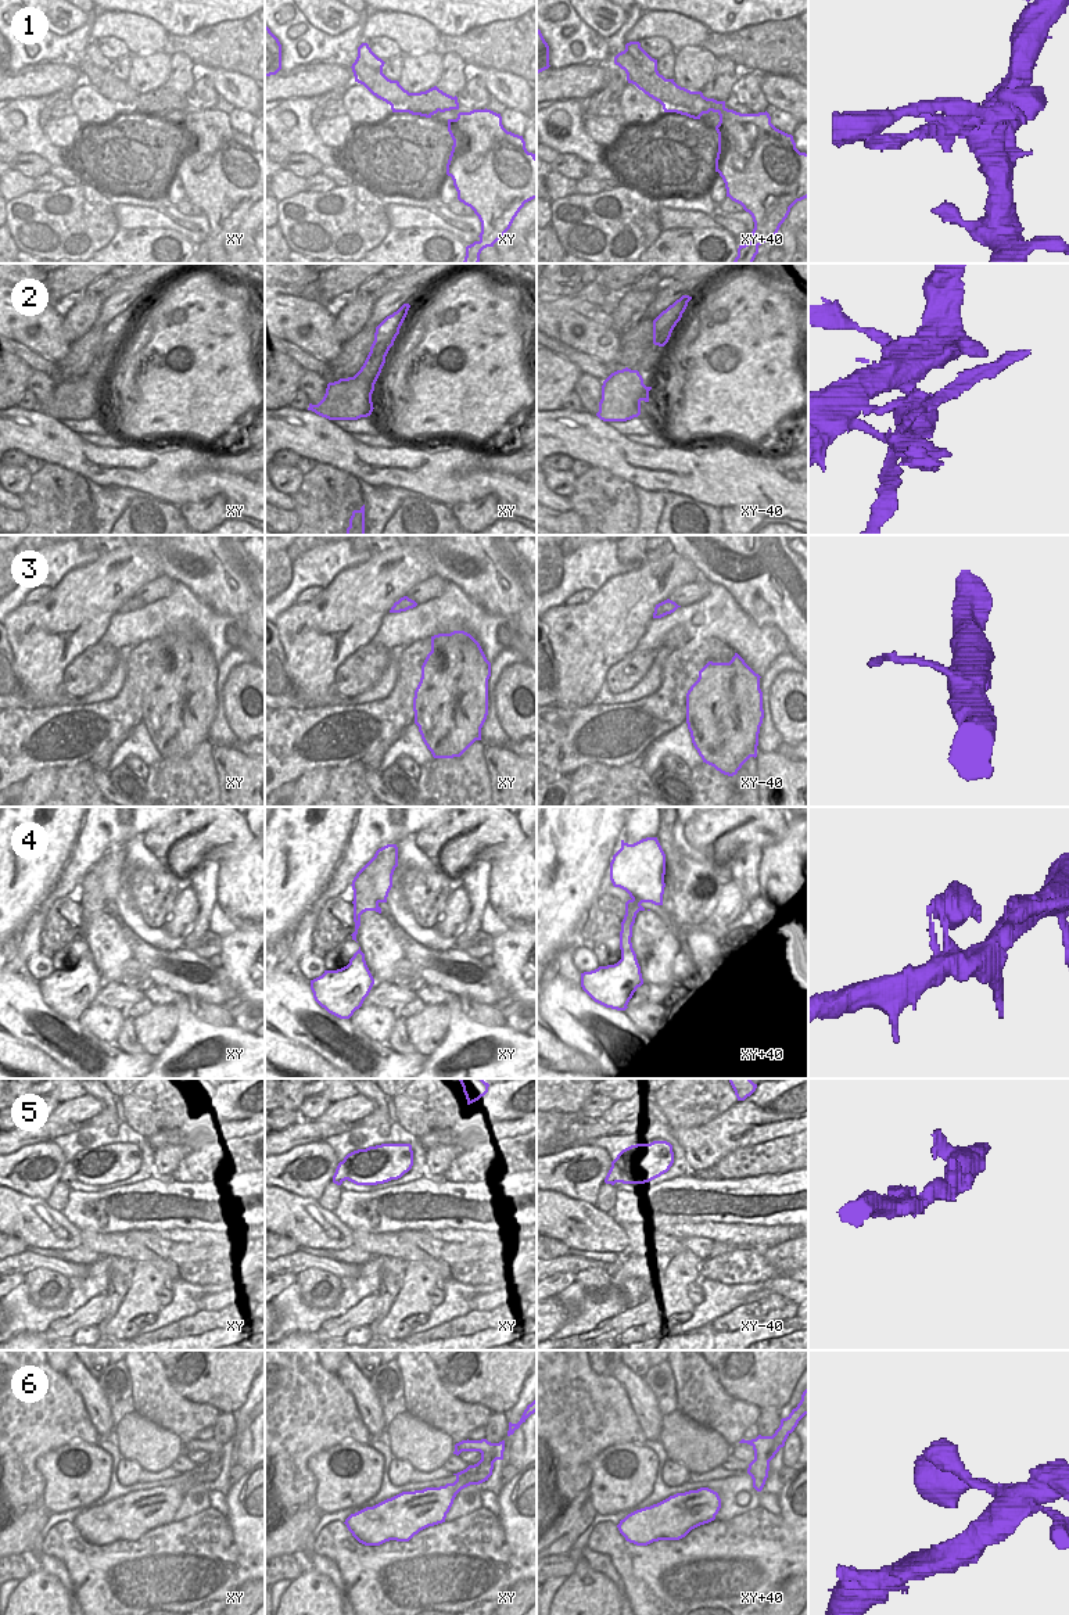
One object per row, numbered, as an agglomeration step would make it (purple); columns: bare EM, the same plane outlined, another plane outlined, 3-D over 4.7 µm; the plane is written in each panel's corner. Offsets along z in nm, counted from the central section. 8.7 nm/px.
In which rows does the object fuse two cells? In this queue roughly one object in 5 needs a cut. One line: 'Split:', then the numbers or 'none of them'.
Split: 1, 2

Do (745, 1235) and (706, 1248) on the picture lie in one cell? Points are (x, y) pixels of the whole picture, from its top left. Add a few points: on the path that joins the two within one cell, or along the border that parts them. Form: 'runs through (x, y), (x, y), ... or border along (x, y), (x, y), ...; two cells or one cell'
border along (684, 1238), (710, 1238), (714, 1242); two cells

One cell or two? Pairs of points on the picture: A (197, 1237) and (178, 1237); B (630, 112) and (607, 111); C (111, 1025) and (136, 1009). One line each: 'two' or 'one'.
A: one
B: two
C: two

